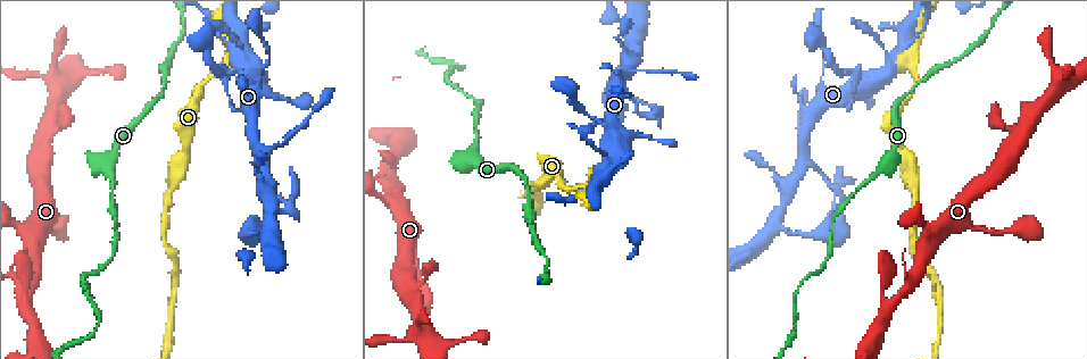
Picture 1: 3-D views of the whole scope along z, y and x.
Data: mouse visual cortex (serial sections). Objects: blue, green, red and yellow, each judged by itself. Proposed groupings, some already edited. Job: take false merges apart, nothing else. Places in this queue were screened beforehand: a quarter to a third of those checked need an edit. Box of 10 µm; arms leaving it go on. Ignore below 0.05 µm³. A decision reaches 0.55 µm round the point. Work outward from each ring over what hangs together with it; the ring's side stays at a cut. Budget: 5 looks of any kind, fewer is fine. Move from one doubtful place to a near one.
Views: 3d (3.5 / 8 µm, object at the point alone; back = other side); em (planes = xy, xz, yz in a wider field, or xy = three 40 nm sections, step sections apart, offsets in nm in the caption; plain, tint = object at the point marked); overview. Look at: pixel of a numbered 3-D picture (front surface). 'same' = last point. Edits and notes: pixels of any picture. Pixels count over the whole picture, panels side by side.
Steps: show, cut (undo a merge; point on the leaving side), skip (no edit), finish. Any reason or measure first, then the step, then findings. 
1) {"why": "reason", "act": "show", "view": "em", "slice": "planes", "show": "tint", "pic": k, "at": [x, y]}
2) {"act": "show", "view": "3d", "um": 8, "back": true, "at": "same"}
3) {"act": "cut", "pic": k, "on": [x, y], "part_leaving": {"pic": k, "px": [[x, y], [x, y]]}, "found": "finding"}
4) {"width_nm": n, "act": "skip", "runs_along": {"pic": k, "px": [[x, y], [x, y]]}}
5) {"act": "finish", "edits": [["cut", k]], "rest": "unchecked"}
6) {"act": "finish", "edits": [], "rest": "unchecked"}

{"why": "thin arm on a thick one", "act": "show", "view": "3d", "um": 8, "pic": 1, "at": [801, 157]}

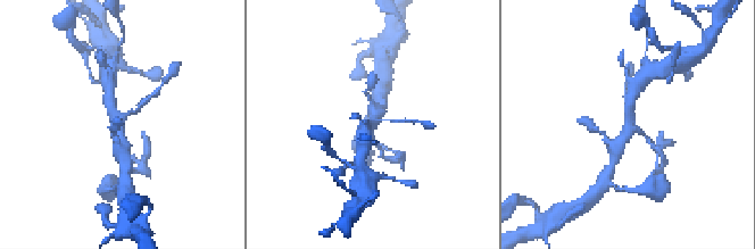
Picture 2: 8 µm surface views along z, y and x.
{"arms": 4, "arm_widths_nm": [100, 100, 350, 350], "why": "need the tissue", "act": "show", "view": "em", "slice": "planes", "show": "tint", "at": "same"}

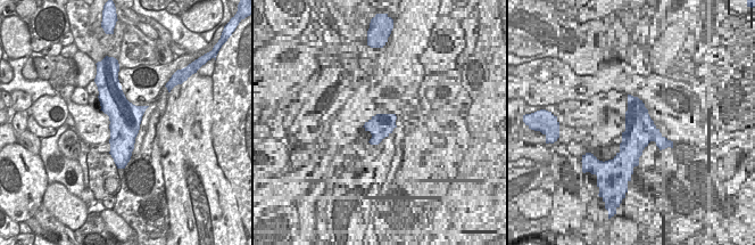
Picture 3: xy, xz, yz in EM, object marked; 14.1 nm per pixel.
{"width_nm": 440, "act": "skip", "runs_along": {"pic": 2, "px": [[632, 93], [627, 132], [614, 154]]}, "found": "continuous, no second cell"}

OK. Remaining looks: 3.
{"why": "sharp bend", "act": "show", "view": "3d", "um": 3.5, "pic": 1, "at": [651, 113]}

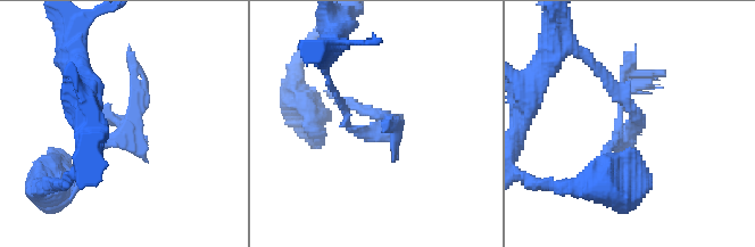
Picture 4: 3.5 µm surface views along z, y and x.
{"act": "show", "view": "em", "slice": "xy", "step": 2, "show": "tint", "pic": 4, "at": [130, 133]}

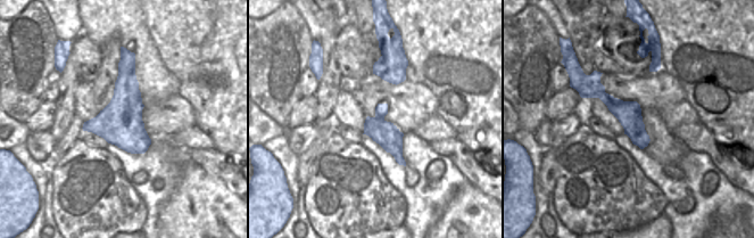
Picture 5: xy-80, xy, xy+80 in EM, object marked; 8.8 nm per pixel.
{"act": "skip", "runs_along": {"pic": 5, "px": [[580, 89], [596, 89], [645, 142]]}, "found": "continuous, no second cell"}

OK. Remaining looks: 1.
{"act": "finish", "edits": [], "rest": "unchecked"}

